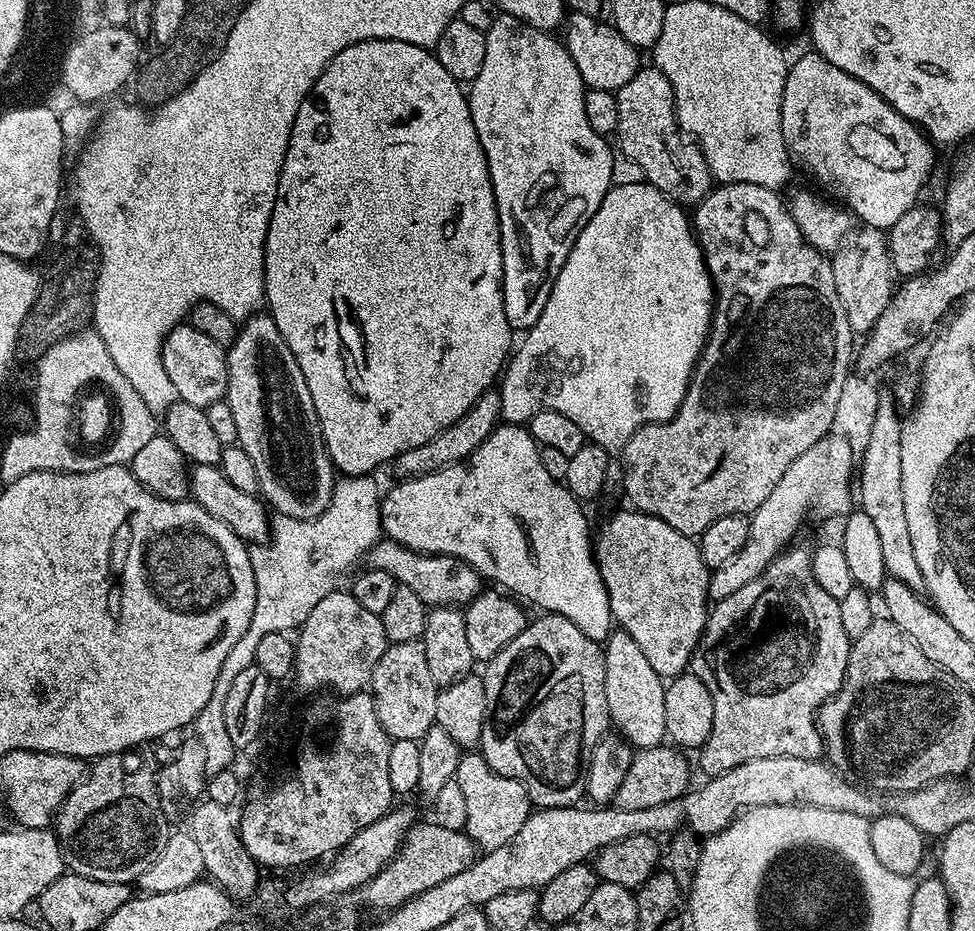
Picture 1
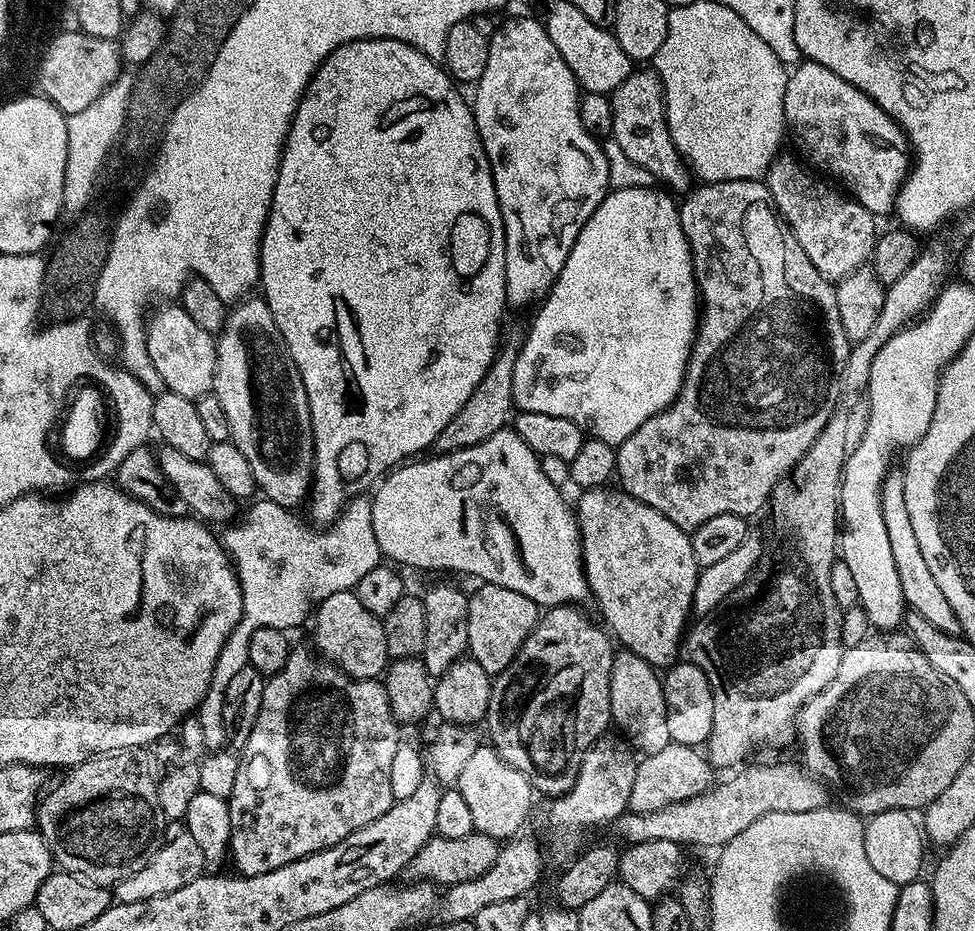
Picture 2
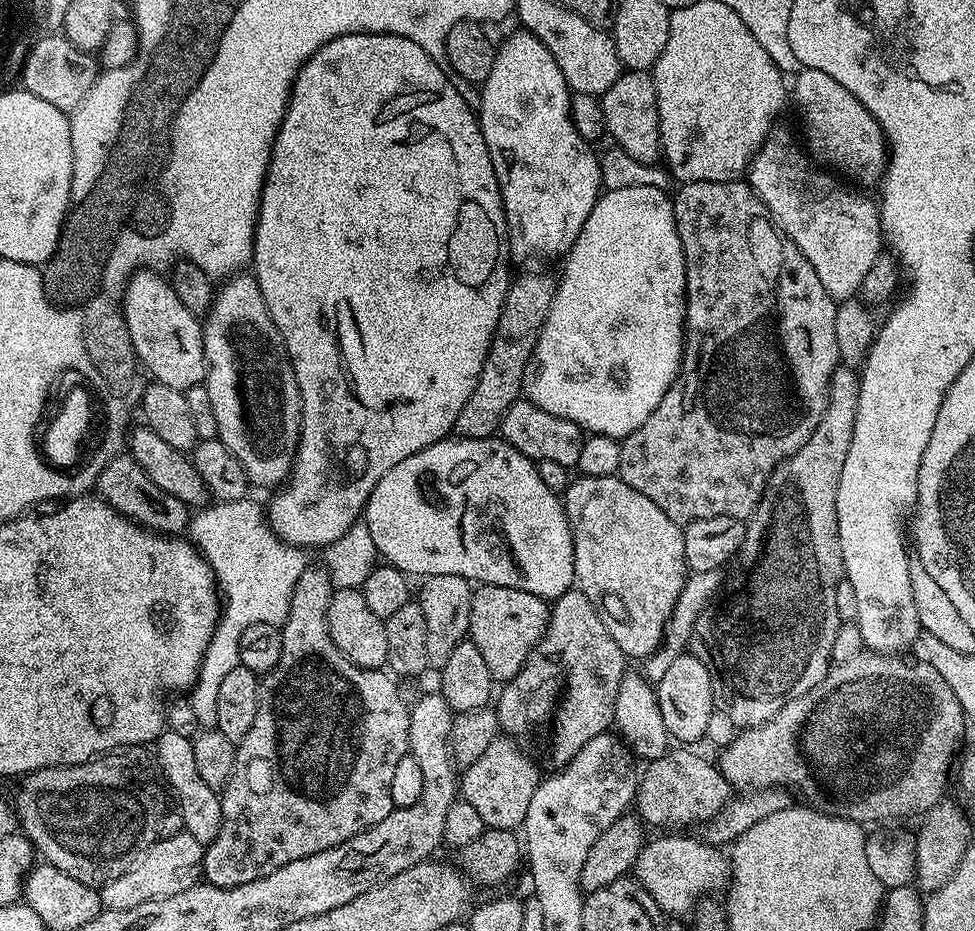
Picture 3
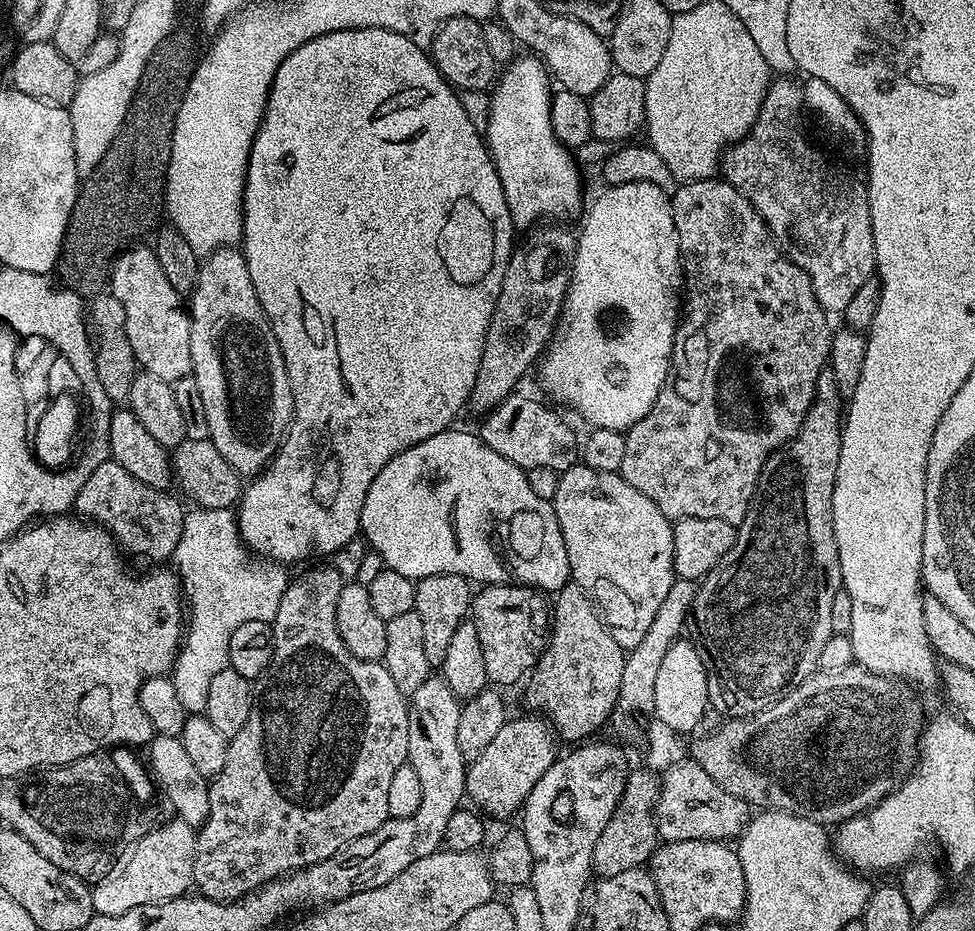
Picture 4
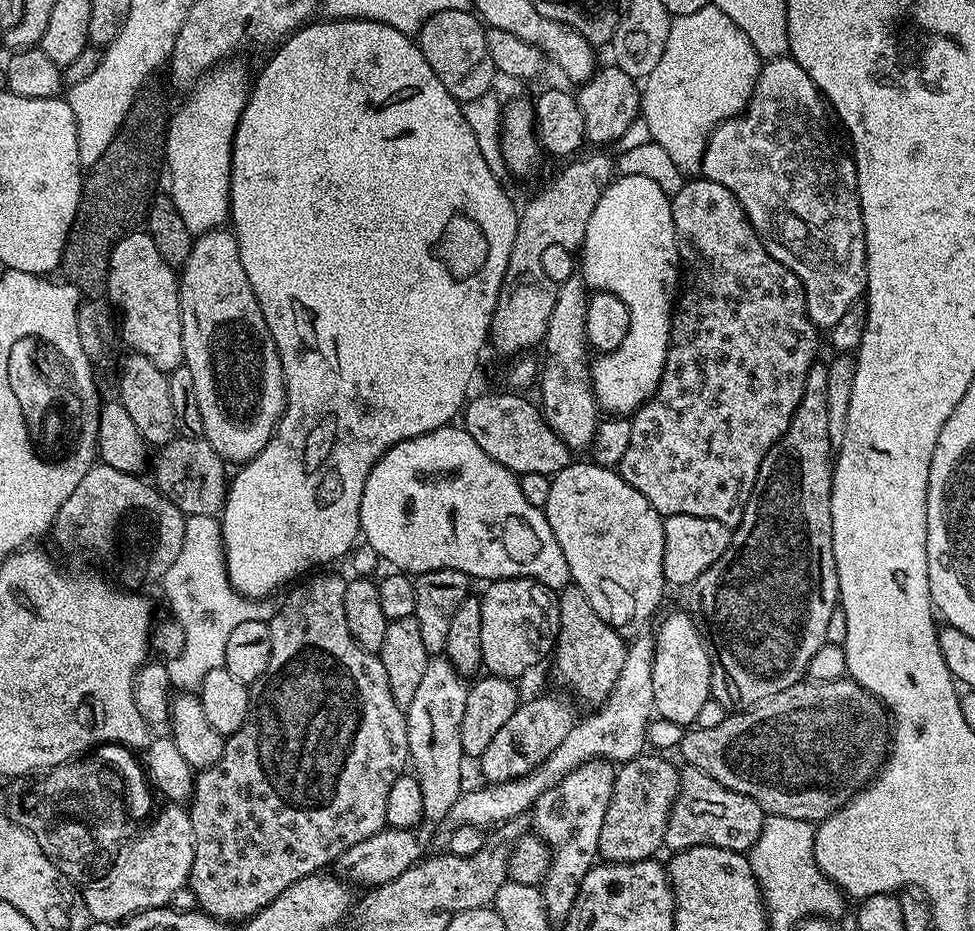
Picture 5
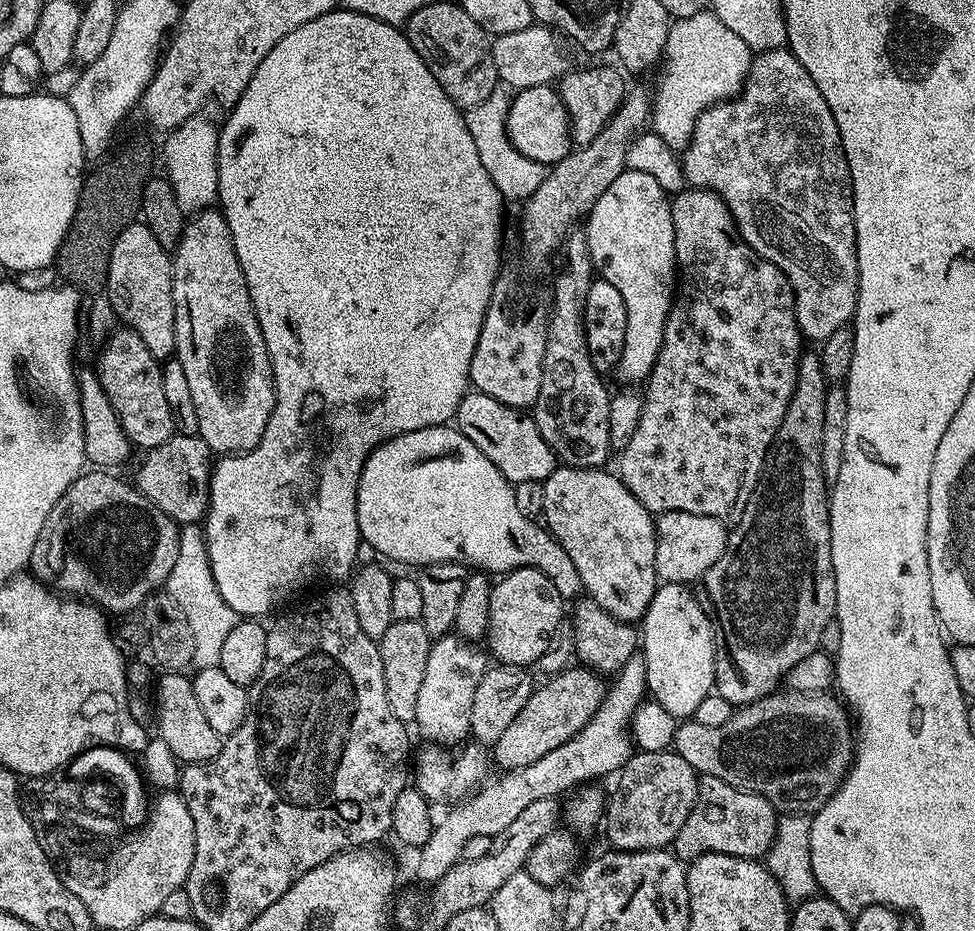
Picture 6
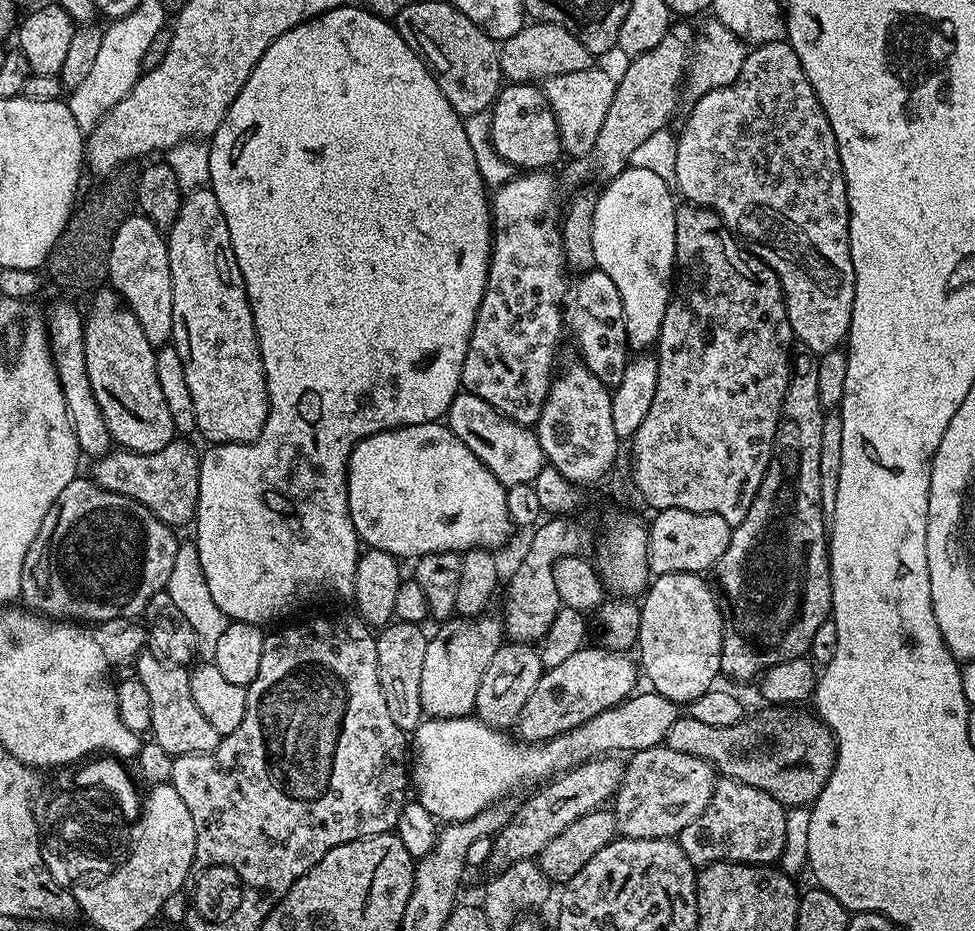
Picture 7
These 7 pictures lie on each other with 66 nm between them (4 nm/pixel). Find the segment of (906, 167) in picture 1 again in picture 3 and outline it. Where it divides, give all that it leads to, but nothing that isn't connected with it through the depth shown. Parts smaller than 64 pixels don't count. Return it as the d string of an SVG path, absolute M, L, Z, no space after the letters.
M801 69L794 80L796 82L794 90L792 86L792 98L794 96L797 106L802 109L809 153L821 163L833 163L838 168L836 170L843 175L848 174L866 184L875 185L883 177L888 153L887 140L877 120L844 86L838 85L834 78L823 73L822 70Z

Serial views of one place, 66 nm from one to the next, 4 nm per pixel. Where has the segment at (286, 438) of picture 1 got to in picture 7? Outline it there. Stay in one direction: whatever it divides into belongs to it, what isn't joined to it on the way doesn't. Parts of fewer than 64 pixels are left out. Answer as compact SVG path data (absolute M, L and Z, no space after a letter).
M205 186L189 191L180 201L178 218L172 228L167 229L168 257L170 258L170 278L174 290L174 326L172 340L178 350L178 358L182 358L182 367L186 369L186 382L190 385L190 398L194 398L194 414L196 415L196 432L204 435L212 444L250 444L262 434L262 426L268 417L268 383L264 373L264 363L260 357L260 347L256 337L256 327L252 317L252 307L244 289L244 279L238 270L238 262L234 258L234 246L230 246L230 230L226 230L226 218L222 218L222 206L218 206L218 198L214 198L211 187Z

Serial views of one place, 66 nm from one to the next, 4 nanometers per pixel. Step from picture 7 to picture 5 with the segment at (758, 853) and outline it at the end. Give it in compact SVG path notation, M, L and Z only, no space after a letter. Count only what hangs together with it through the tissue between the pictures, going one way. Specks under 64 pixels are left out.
M687 766L679 769L680 793L672 802L672 813L664 835L664 848L673 853L685 852L694 846L718 846L731 852L749 853L762 834L766 813L754 798L738 794Z

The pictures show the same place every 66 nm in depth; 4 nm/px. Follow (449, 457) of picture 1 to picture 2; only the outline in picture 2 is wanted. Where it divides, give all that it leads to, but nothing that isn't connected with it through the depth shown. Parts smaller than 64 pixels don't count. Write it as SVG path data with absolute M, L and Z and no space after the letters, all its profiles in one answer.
M505 343L497 351L482 382L478 382L478 386L474 386L474 394L470 394L470 398L466 398L466 406L462 406L462 410L458 410L458 414L454 414L454 418L450 418L450 426L446 426L446 430L442 430L442 434L438 434L434 445L437 453L457 452L463 448L478 446L482 442L486 442L486 438L505 431L509 427L514 416L512 394L514 392L514 362L518 348L515 343L507 344Z

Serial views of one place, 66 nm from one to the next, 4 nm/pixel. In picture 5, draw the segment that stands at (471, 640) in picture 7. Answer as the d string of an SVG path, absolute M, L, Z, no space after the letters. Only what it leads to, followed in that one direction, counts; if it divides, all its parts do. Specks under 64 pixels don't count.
M447 658L429 659L414 700L406 708L408 717L408 758L416 781L422 786L422 806L427 823L443 825L450 806L458 802L460 779L466 763L462 750L462 714L466 711L469 685Z

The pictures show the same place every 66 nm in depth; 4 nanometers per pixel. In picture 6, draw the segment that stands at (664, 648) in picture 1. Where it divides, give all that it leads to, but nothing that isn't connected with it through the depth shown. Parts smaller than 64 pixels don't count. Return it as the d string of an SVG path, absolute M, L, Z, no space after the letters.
M557 466L542 482L546 494L542 520L570 554L587 599L598 602L614 618L640 622L658 587L654 570L656 520L630 494L619 475L604 471L608 470Z

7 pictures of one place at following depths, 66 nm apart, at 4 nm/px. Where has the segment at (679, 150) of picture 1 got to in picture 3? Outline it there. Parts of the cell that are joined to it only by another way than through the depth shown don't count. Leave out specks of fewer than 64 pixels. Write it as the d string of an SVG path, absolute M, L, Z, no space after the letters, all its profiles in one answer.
M621 71L620 76L599 97L604 115L604 126L609 137L613 136L615 143L630 158L638 158L647 164L657 163L660 131L658 130L658 110L656 109L656 91L654 82L648 72Z

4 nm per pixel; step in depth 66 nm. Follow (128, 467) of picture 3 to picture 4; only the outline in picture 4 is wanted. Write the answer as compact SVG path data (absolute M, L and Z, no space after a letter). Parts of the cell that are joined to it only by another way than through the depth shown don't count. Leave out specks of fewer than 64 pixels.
M109 458L102 462L102 466L98 466L98 470L94 470L94 474L90 474L90 478L86 478L82 490L78 490L74 508L81 517L91 518L100 527L107 528L129 557L171 561L176 554L178 538L182 538L182 522L186 511L185 505L180 505L172 494L162 488L146 486L146 482L138 482L134 474Z

